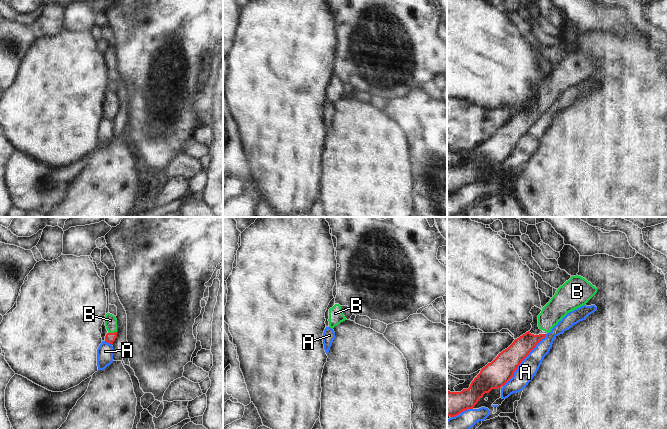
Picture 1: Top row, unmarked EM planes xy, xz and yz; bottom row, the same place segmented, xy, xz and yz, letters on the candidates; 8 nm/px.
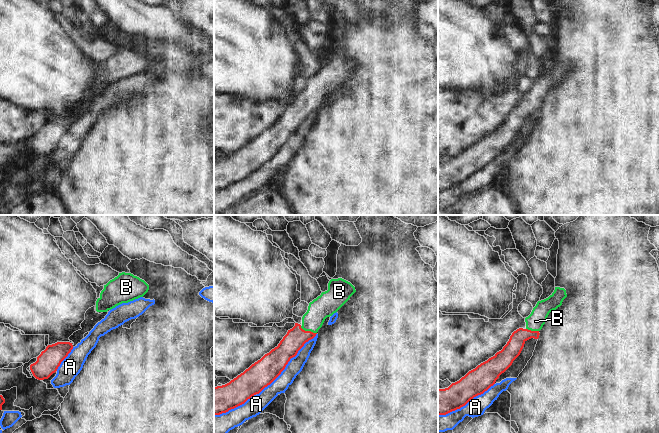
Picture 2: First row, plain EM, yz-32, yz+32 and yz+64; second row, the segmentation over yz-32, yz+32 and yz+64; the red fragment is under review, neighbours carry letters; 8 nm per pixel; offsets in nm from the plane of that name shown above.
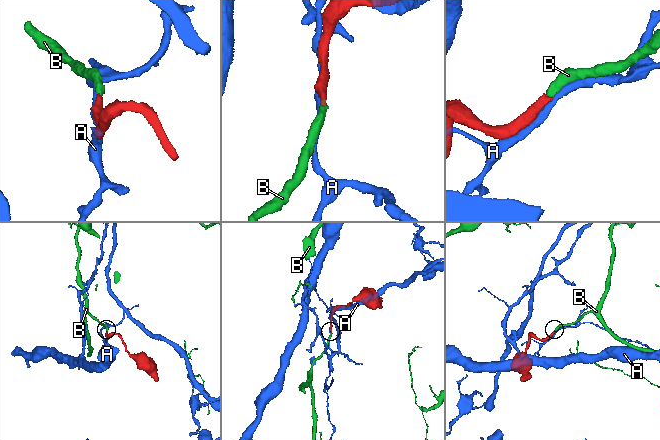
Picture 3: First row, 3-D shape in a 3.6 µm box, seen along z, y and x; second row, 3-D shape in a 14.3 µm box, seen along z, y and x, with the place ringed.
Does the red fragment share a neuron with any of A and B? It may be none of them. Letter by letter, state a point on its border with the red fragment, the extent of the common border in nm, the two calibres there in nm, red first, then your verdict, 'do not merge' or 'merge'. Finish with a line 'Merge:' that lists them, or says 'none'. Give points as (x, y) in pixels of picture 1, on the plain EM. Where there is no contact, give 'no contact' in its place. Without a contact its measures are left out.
A: yz (523, 135) | 550 nm | 220/150 nm | do not merge
B: xy (112, 109) | 70 nm | 80/100 nm | merge
Merge: B

